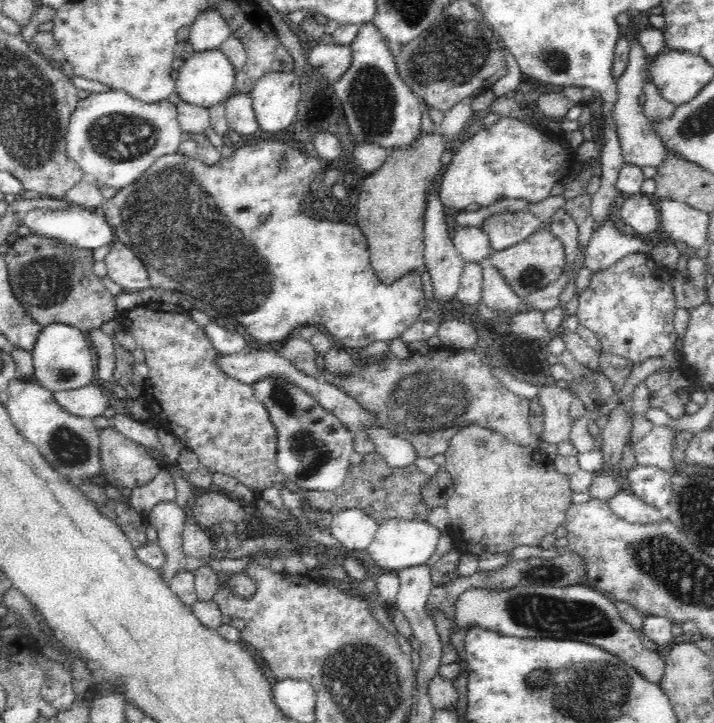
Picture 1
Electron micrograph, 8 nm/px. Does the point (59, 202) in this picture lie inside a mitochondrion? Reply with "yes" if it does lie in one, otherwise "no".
no

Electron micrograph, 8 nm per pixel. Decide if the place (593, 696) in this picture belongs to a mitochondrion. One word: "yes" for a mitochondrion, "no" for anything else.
yes

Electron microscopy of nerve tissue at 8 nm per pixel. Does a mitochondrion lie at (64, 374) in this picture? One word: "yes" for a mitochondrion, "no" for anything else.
yes

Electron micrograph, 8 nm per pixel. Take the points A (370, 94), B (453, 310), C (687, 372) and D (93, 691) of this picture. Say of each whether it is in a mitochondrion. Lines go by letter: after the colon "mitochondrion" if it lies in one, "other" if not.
A: mitochondrion
B: other
C: other
D: other

